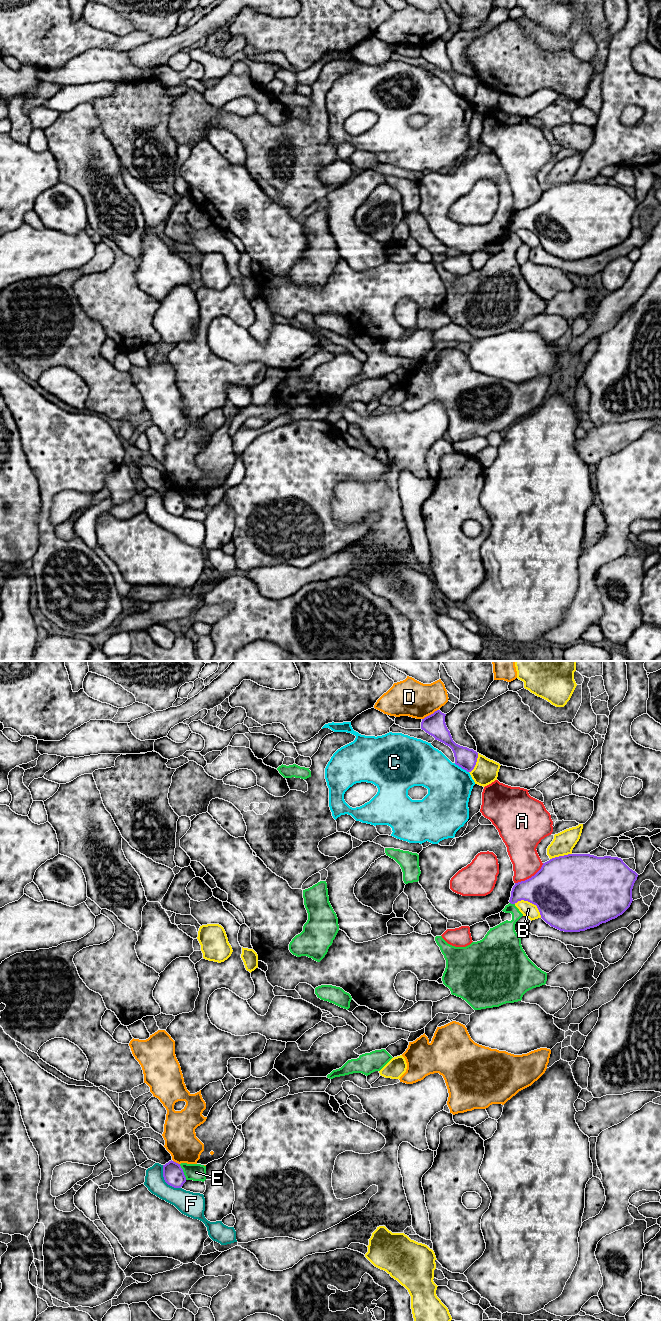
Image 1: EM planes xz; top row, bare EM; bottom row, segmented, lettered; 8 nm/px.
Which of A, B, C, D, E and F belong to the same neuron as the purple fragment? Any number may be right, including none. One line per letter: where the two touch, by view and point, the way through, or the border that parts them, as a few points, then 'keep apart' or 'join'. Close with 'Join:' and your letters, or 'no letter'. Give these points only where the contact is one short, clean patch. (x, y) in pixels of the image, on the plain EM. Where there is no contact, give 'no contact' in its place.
A: xz (531, 205) | keep apart
B: xz (531, 230) | keep apart
C: xz (461, 95) | keep apart
D: xz (431, 42) | keep apart
E: xz (183, 500) | keep apart
F: xz (165, 509) | keep apart
Join: no letter

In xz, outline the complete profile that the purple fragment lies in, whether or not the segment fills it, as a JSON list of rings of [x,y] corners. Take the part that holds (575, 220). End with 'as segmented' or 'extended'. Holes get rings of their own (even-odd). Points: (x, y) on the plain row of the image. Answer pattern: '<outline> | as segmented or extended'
[[[568,182],[550,187],[531,206],[515,211],[509,230],[528,229],[537,234],[541,246],[560,259],[580,260],[622,243],[631,233],[638,202],[621,186],[590,182]]] | as segmented

